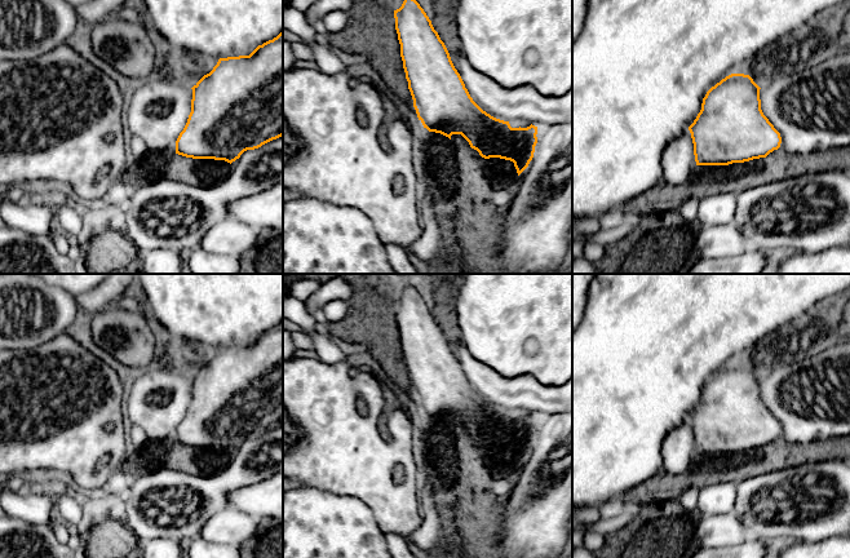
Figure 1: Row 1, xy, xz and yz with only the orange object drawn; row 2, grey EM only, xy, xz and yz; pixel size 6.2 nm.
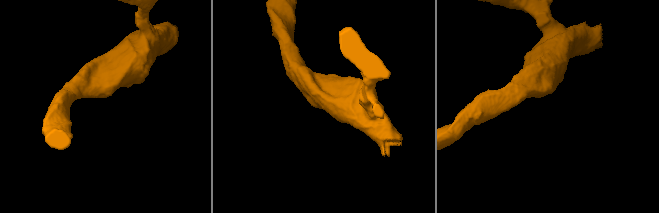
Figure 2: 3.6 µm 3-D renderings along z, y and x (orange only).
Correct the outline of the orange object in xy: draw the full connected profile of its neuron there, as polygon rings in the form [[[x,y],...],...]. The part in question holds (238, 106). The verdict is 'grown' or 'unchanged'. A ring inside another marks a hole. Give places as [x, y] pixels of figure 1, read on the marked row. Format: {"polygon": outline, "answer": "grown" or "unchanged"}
{"polygon": [[[283,31],[258,45],[249,56],[220,58],[213,70],[192,88],[191,112],[176,141],[176,154],[192,159],[233,163],[247,150],[254,150],[283,136]]], "answer": "unchanged"}

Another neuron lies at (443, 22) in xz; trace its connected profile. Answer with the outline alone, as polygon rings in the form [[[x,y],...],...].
[[[435,0],[434,10],[431,25],[444,43],[450,57],[462,54],[455,21],[455,6],[451,0]]]

